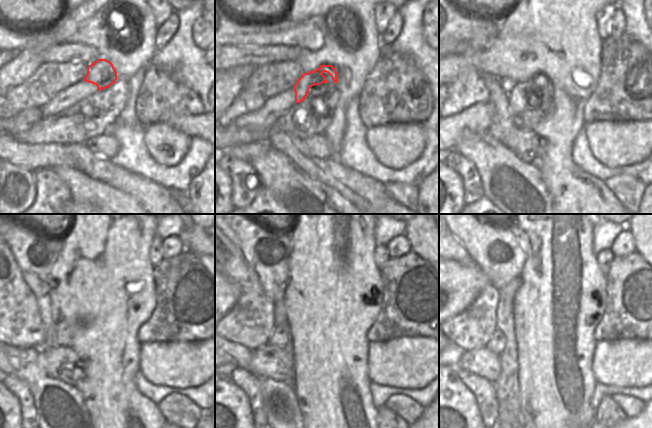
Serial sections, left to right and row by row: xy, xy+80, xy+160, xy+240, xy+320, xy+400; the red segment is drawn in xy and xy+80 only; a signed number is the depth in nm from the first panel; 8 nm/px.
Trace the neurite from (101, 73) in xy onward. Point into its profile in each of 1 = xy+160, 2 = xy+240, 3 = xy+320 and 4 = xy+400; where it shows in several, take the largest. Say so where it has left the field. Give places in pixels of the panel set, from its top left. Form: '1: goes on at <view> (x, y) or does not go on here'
1: goes on at xy+160 (518, 95)
2: goes on at xy+240 (63, 332)
3: goes on at xy+320 (281, 336)
4: goes on at xy+400 (496, 344)

